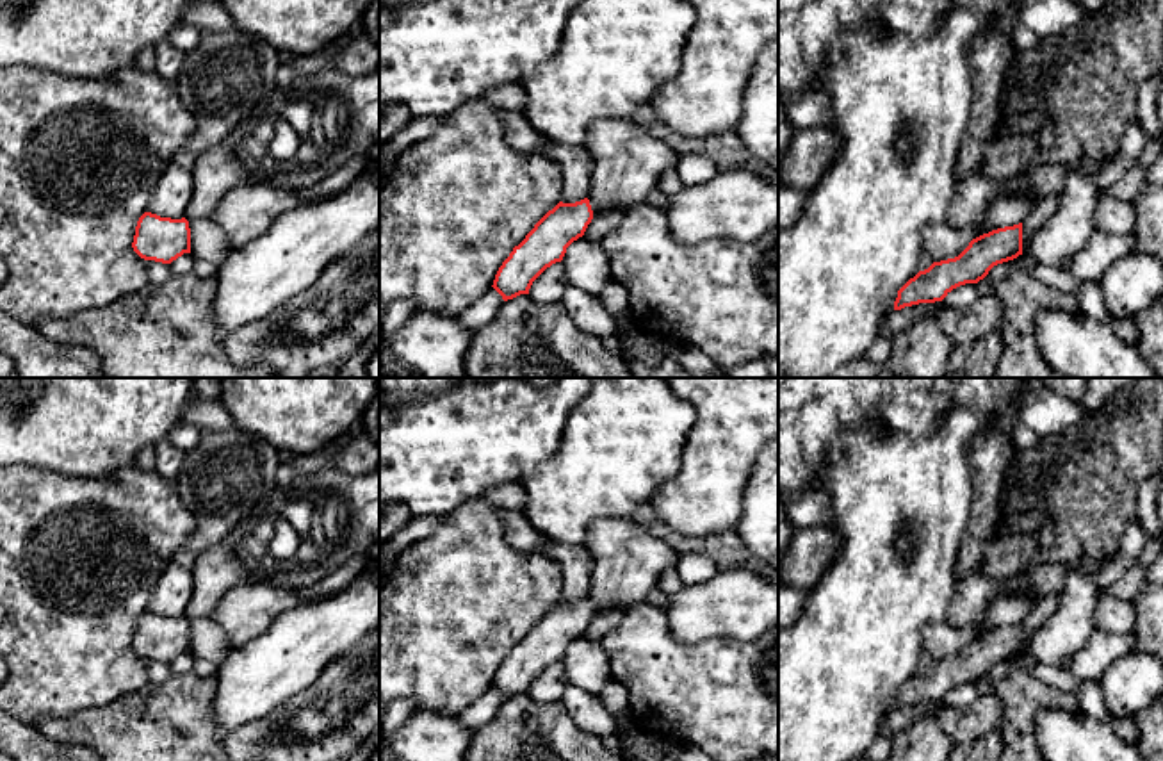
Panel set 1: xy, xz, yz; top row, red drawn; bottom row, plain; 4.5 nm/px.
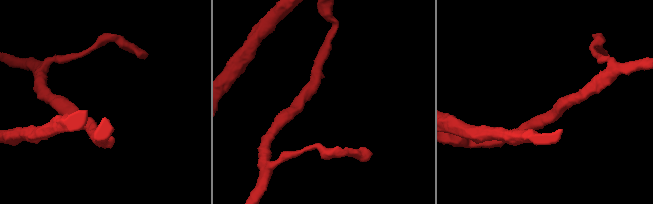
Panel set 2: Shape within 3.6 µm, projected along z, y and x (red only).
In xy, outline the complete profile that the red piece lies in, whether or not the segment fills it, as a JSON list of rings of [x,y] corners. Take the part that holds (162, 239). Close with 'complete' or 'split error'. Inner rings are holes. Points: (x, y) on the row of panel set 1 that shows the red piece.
[[[144,212],[137,221],[132,248],[144,260],[171,264],[191,253],[189,221]]]; complete

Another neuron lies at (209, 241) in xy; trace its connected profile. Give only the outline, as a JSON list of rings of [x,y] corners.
[[[187,219],[191,228],[191,255],[221,266],[233,251],[224,230],[214,219]]]

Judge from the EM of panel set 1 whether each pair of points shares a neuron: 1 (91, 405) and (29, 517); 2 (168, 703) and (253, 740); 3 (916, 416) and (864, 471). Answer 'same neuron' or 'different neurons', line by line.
1: different neurons
2: different neurons
3: different neurons

